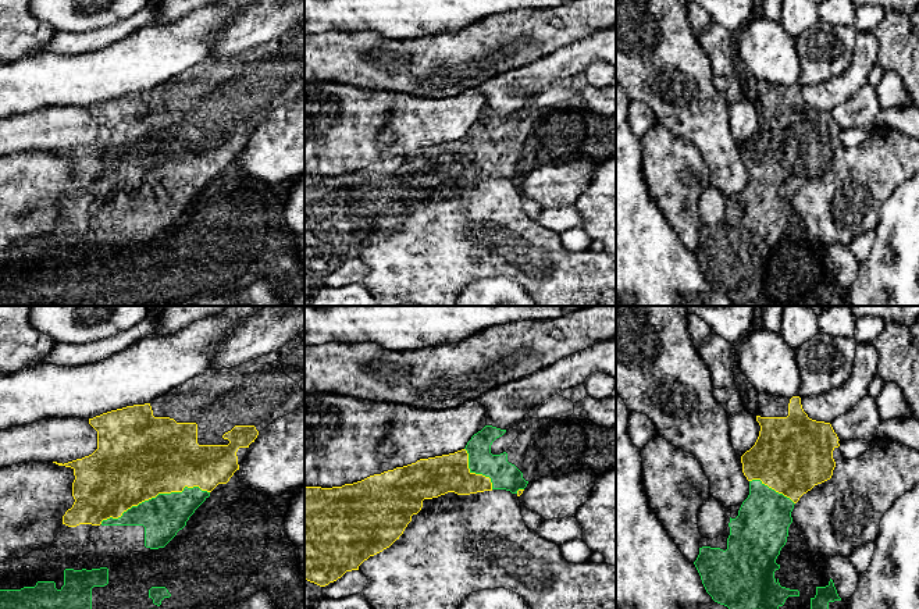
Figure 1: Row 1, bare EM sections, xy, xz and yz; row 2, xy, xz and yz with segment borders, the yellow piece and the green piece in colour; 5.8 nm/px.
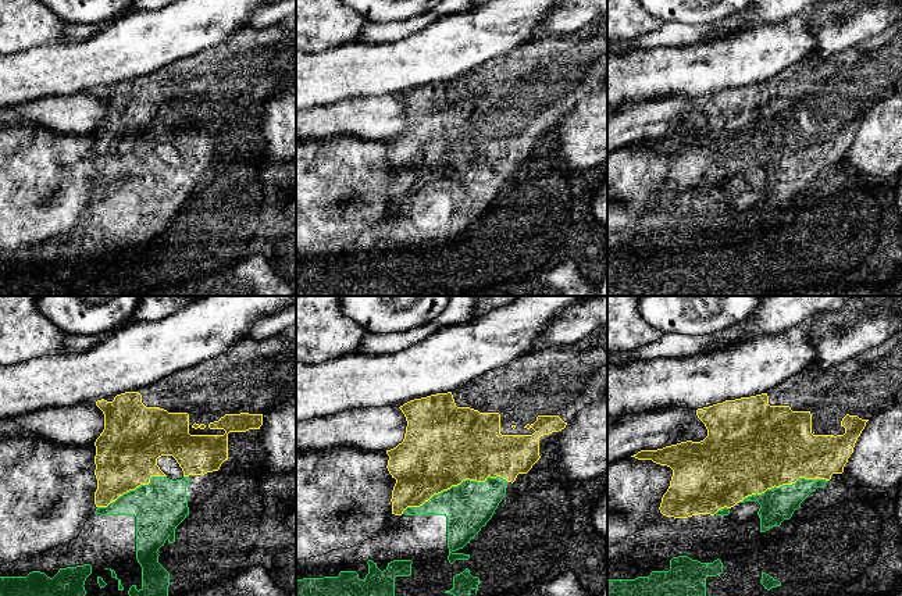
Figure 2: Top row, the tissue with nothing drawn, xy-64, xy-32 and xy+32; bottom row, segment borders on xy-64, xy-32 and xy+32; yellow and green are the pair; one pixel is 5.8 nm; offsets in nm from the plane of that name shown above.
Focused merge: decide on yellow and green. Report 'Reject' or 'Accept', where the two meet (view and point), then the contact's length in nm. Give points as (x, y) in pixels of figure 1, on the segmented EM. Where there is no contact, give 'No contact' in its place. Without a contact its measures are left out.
Accept. Touches yellow at xy (155, 497). Shared border 650 nm

